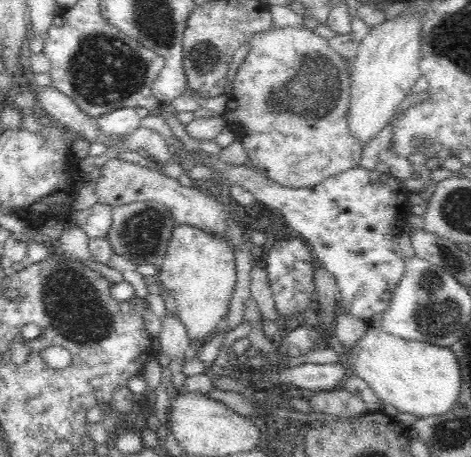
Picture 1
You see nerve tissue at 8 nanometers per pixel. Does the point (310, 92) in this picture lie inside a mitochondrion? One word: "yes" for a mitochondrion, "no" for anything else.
yes

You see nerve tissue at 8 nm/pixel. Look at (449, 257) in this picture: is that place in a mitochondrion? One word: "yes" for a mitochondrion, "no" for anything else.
yes

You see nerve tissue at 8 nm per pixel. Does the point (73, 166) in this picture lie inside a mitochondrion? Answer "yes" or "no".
no

